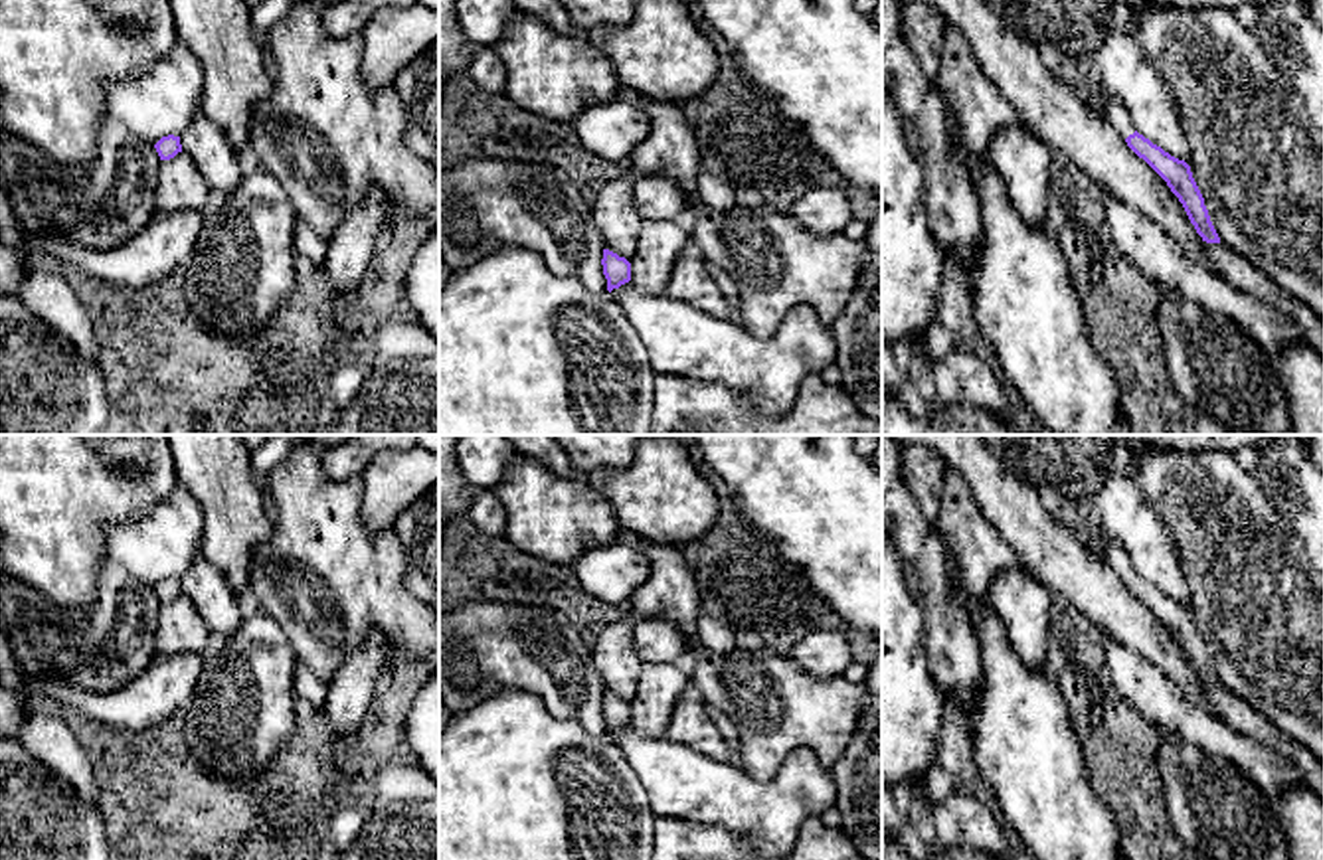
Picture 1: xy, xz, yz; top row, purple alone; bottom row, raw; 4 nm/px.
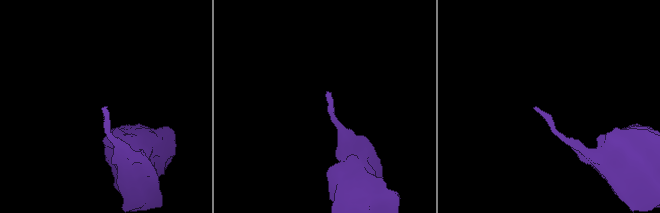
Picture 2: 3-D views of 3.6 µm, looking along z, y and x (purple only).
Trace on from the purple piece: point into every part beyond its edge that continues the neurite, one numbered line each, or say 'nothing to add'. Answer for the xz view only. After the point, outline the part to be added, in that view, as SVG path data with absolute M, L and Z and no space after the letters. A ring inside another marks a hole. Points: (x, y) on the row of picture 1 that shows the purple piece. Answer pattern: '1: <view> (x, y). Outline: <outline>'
nothing to add

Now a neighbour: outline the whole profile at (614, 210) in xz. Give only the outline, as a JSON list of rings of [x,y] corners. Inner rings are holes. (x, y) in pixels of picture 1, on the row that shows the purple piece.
[[[629,168],[609,180],[591,202],[591,217],[603,239],[603,249],[627,261],[635,255],[643,223],[633,198],[635,180],[637,172]]]

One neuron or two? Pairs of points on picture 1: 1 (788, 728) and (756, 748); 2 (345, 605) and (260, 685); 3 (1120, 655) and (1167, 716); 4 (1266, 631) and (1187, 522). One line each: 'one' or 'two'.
1: one
2: two
3: one
4: one

